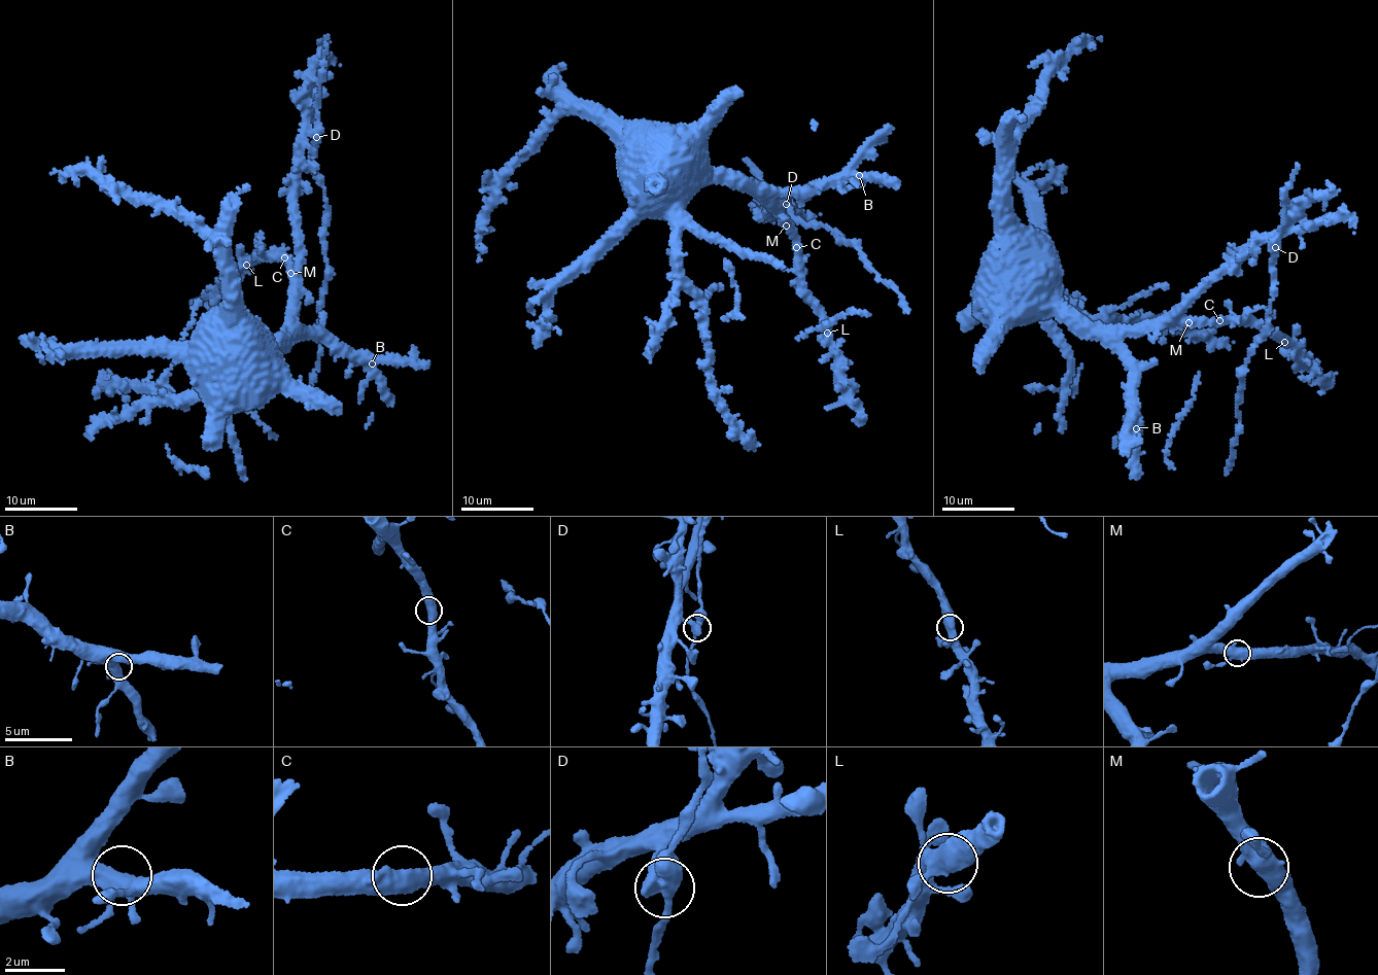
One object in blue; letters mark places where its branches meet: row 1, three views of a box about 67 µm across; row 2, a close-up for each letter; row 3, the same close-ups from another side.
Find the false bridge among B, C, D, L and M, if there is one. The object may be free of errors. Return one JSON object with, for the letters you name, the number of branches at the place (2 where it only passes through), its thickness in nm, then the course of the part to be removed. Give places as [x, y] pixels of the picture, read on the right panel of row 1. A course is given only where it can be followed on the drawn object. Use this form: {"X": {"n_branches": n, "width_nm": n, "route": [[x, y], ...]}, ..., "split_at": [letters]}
{"D": {"n_branches": 3, "width_nm": 440}, "split_at": ["D"]}

